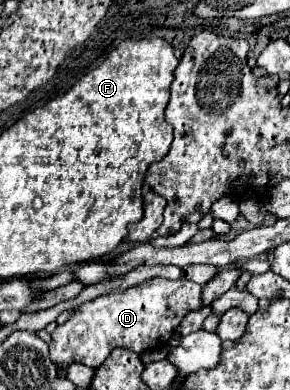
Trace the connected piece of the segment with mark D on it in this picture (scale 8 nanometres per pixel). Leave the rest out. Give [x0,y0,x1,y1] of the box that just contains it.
[51,277,201,369]

